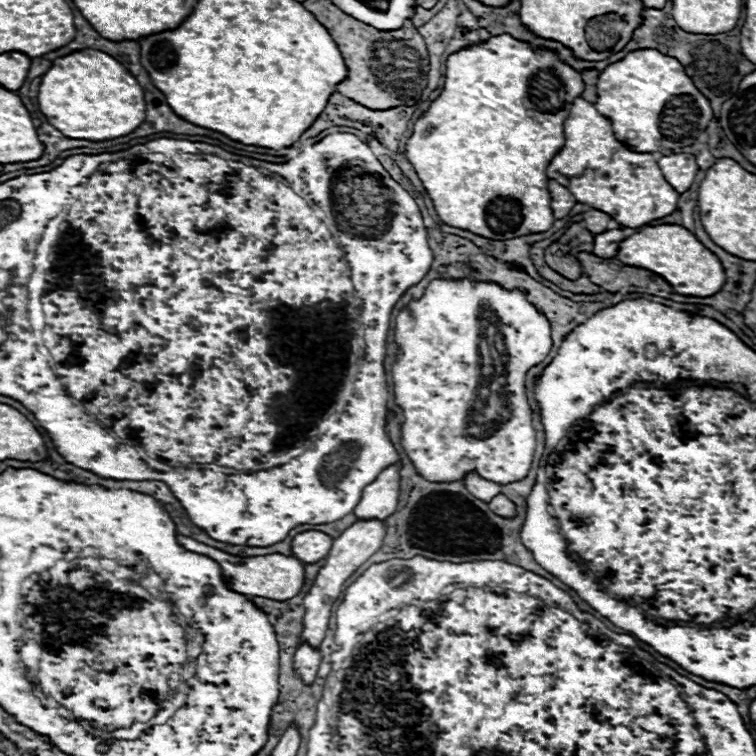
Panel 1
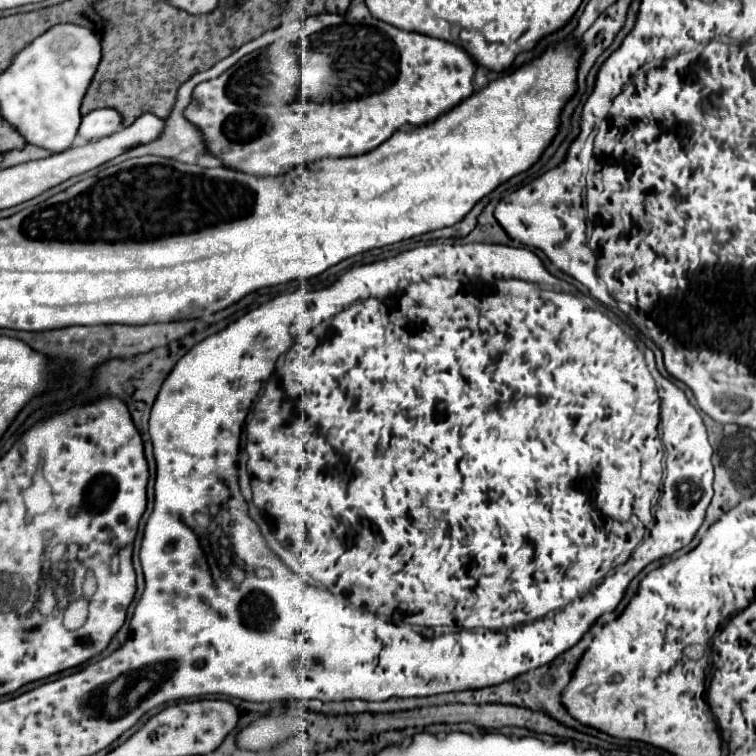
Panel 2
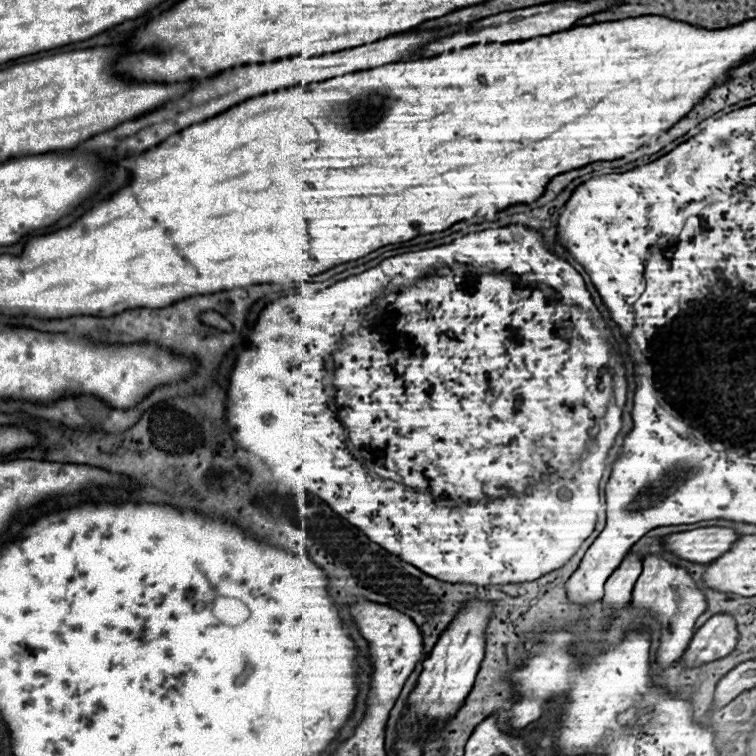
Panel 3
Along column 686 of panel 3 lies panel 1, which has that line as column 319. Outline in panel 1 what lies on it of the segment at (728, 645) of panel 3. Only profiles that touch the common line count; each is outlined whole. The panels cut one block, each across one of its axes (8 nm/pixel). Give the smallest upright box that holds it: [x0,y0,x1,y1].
[294,644,322,684]

